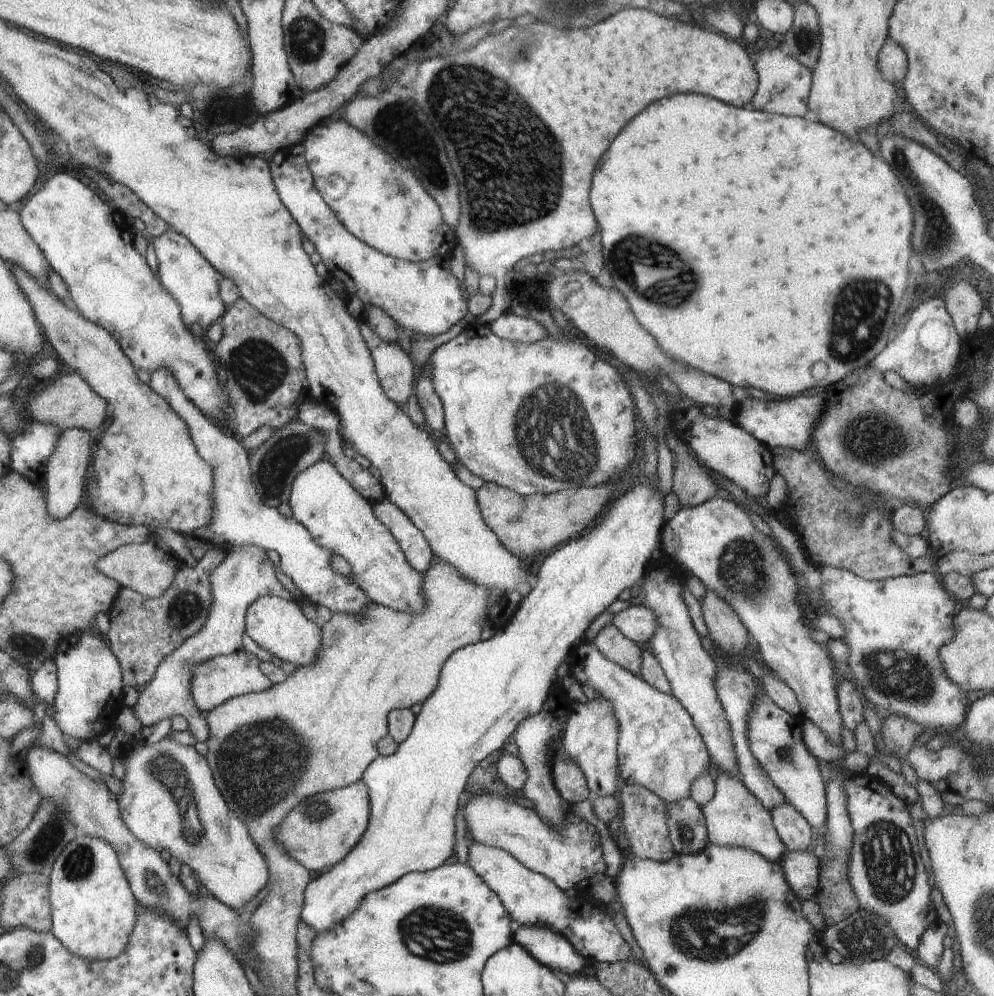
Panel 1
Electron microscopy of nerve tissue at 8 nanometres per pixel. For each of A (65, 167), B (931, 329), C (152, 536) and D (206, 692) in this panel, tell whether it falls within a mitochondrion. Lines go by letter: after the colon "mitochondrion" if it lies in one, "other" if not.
A: other
B: other
C: other
D: other

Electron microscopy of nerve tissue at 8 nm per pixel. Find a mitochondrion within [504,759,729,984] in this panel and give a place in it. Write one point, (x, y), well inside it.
(684, 830)

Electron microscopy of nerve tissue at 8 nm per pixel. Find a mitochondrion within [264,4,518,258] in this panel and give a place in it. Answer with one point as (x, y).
(306, 39)

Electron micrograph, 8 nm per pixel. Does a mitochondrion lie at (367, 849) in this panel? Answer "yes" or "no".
no

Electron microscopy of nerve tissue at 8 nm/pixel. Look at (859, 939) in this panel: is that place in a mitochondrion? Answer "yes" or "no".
yes

